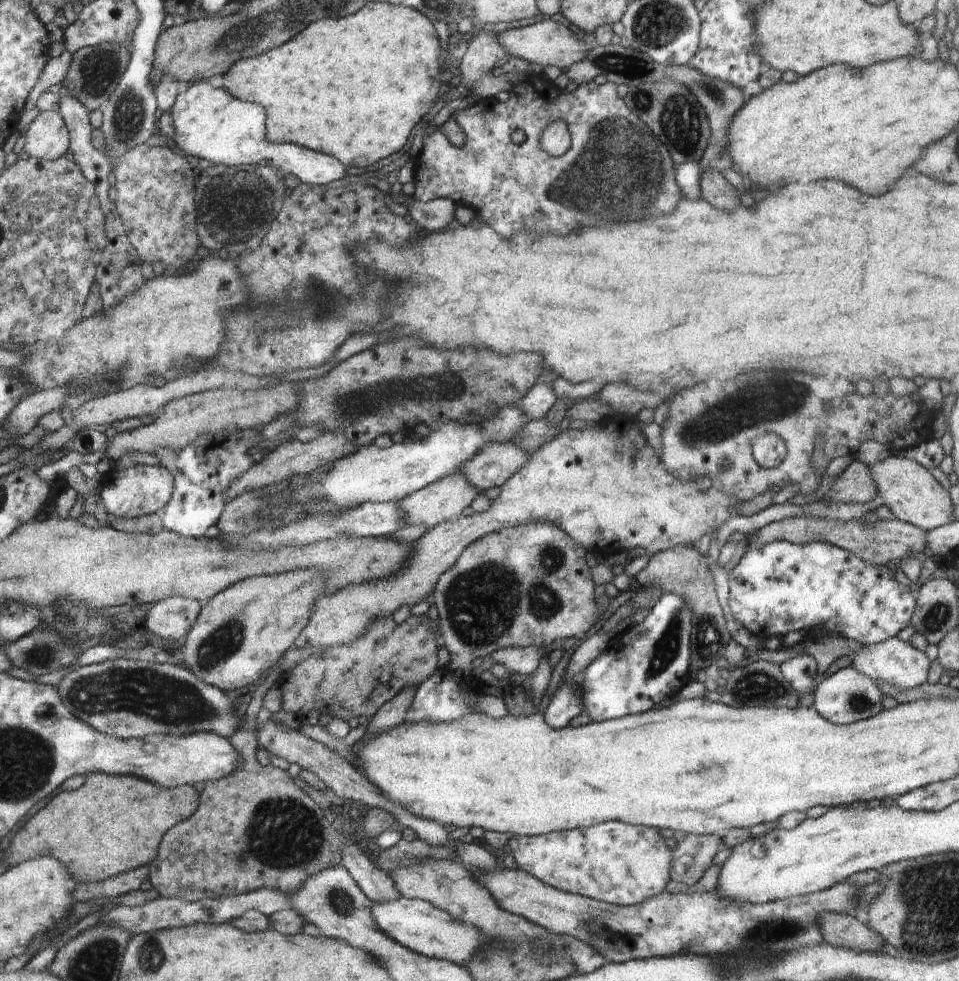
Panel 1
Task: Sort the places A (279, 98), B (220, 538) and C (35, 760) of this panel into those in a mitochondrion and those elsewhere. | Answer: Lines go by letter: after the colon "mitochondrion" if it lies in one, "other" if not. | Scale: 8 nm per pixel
A: other
B: other
C: mitochondrion

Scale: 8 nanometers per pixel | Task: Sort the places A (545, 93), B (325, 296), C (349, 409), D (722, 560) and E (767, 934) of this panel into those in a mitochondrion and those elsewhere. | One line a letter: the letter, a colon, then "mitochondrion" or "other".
A: other
B: mitochondrion
C: mitochondrion
D: other
E: mitochondrion

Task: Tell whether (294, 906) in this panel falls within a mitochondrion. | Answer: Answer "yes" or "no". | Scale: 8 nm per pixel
no

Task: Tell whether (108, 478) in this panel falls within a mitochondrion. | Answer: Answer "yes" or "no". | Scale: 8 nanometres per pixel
no

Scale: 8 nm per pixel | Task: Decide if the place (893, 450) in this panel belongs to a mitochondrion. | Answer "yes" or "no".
no

